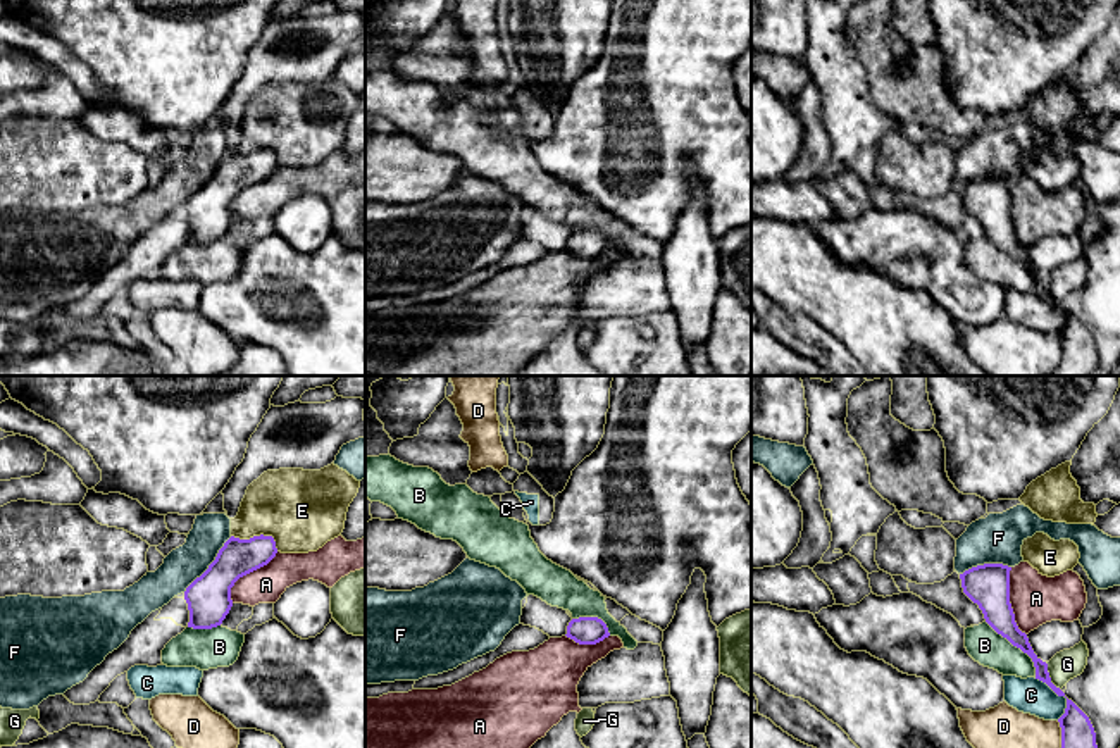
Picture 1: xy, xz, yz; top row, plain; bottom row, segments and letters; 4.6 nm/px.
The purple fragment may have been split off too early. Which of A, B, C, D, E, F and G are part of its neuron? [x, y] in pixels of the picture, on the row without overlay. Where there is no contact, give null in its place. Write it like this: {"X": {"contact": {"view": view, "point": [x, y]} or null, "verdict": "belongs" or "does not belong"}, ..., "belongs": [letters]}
{"A": {"contact": {"view": "yz", "point": [1008, 216]}, "verdict": "does not belong"}, "B": {"contact": {"view": "yz", "point": [1017, 261]}, "verdict": "does not belong"}, "C": {"contact": {"view": "yz", "point": [1060, 309]}, "verdict": "does not belong"}, "D": {"contact": {"view": "yz", "point": [1062, 355]}, "verdict": "does not belong"}, "E": {"contact": {"view": "xy", "point": [259, 150]}, "verdict": "does not belong"}, "F": {"contact": {"view": "xy", "point": [211, 178]}, "verdict": "does not belong"}, "G": {"contact": {"view": "yz", "point": [1048, 290]}, "verdict": "does not belong"}, "belongs": []}

